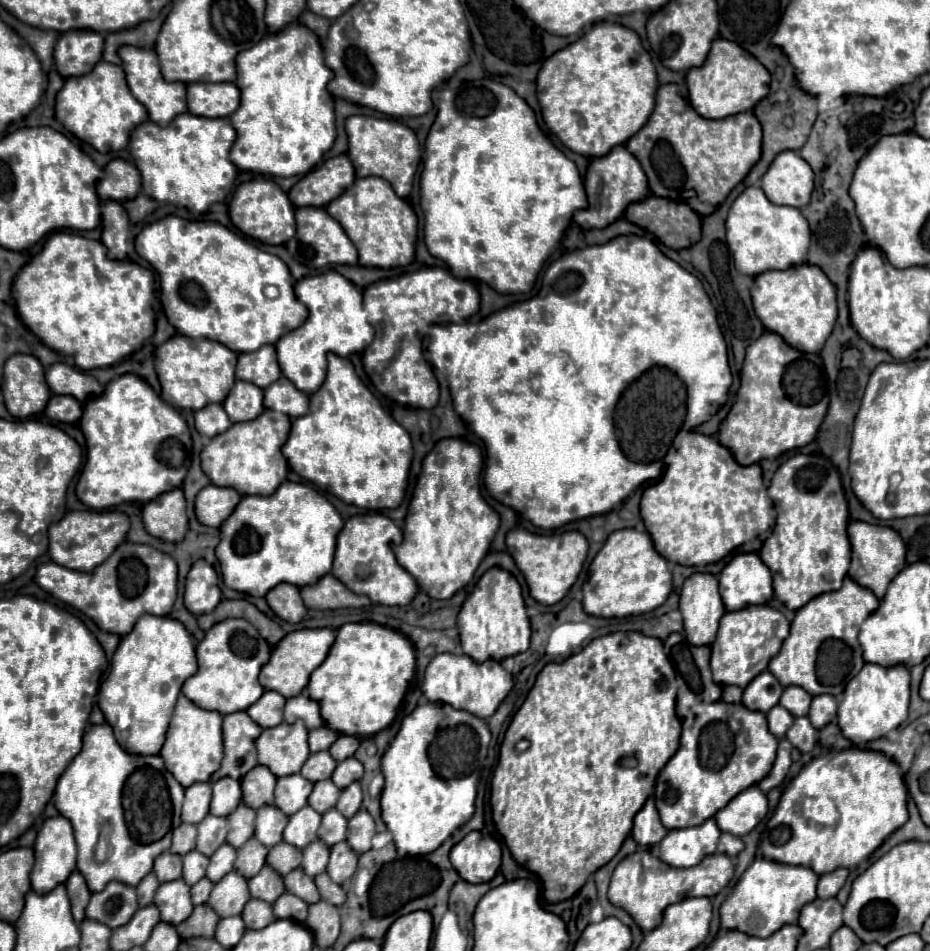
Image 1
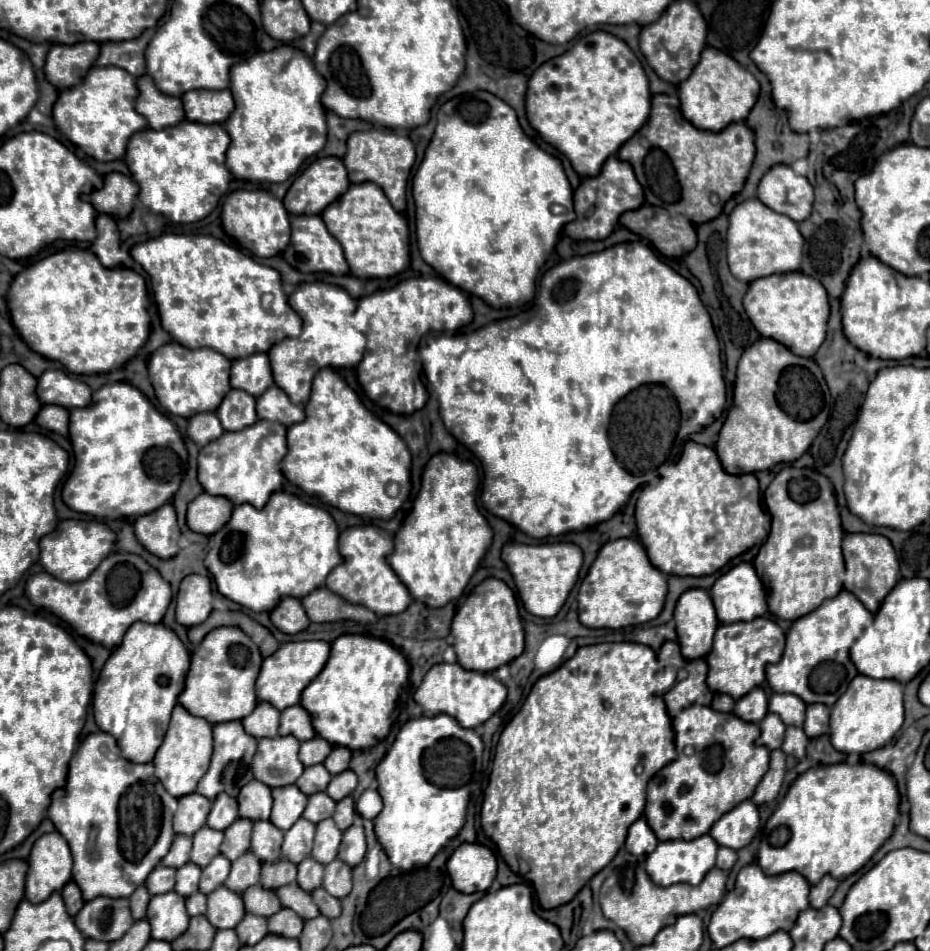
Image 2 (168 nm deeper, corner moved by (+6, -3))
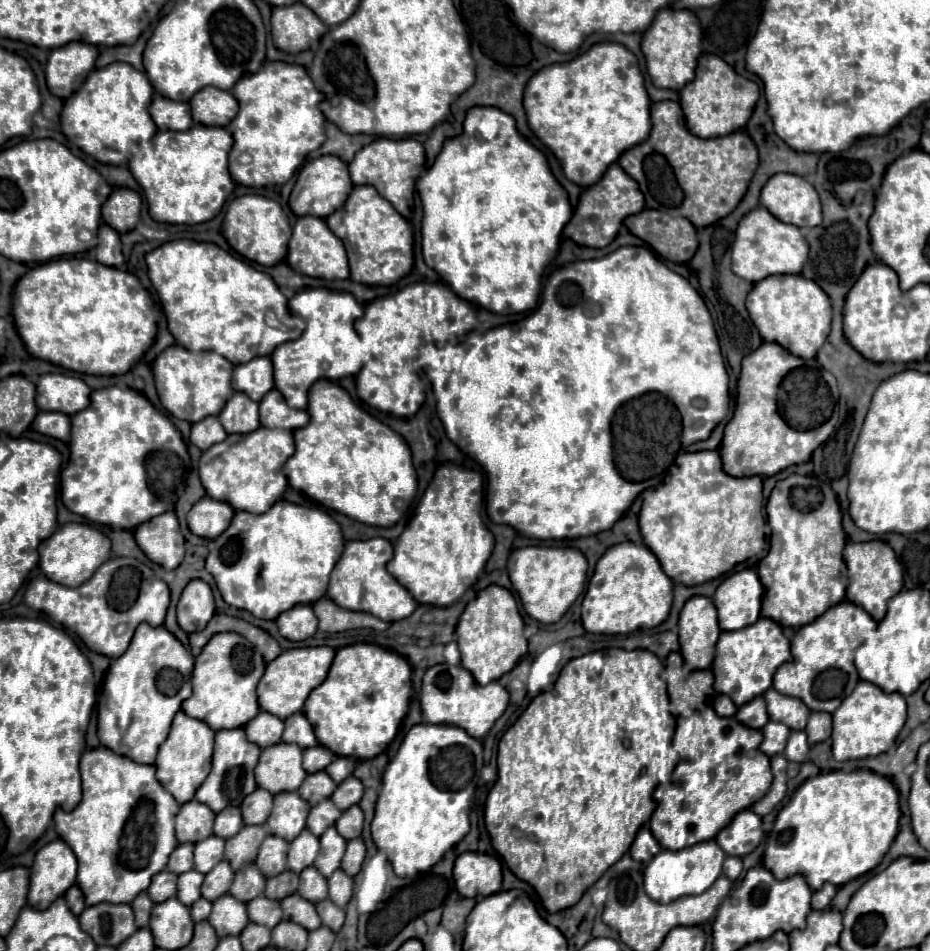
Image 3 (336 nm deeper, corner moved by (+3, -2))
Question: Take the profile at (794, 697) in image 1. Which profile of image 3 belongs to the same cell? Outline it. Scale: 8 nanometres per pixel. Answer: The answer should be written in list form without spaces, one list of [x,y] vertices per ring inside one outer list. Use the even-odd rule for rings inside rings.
[[[770,688],[764,694],[764,700],[768,704],[768,714],[770,720],[782,722],[786,724],[790,730],[804,730],[810,710],[804,708],[802,700],[796,700],[792,696],[784,696],[780,692],[776,692],[774,688]]]

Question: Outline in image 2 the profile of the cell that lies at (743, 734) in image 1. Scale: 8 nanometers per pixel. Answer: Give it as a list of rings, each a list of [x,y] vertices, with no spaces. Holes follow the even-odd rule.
[[[691,705],[673,719],[673,731],[677,759],[657,771],[647,785],[645,819],[659,841],[665,837],[701,837],[737,801],[749,799],[769,769],[769,749],[755,745],[759,727],[741,721],[735,713]]]

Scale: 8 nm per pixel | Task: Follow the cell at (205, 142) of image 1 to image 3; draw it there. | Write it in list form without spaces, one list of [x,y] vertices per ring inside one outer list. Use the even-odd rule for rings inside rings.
[[[192,126],[184,132],[158,132],[152,140],[132,150],[128,168],[148,200],[148,212],[156,222],[200,224],[212,220],[234,190],[228,172],[232,136],[226,128]]]

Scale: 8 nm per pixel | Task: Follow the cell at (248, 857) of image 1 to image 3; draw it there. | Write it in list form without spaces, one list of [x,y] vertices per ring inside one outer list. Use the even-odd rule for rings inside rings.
[[[250,864],[248,868],[242,868],[240,872],[236,872],[234,882],[230,886],[230,896],[234,896],[240,902],[250,902],[258,896],[262,896],[264,892],[264,876],[260,876],[260,872],[256,872],[256,864]]]

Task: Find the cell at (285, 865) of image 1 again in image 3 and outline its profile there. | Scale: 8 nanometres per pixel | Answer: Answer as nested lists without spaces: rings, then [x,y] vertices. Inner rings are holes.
[[[286,870],[280,876],[274,876],[272,880],[266,882],[266,892],[264,896],[268,896],[270,900],[284,900],[286,896],[292,896],[298,892],[298,874]]]

